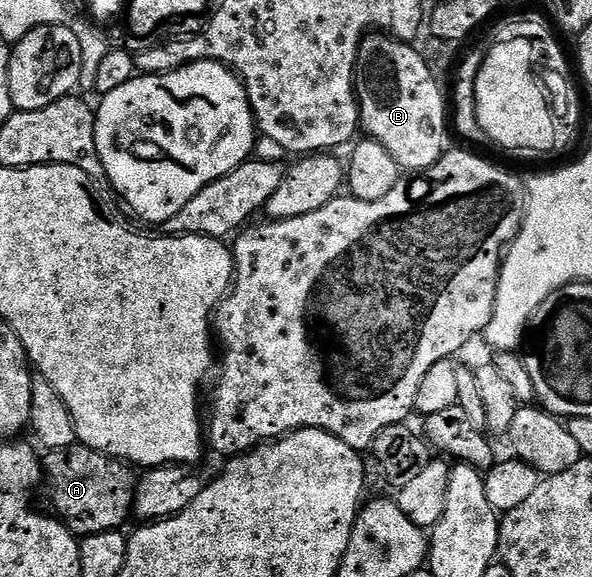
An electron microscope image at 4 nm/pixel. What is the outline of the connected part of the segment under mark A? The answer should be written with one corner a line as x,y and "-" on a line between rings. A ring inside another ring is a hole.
78,443
61,451
49,451
43,459
43,483
51,488
54,514
76,537
104,533
110,529
122,530
127,516
135,508
136,474
132,466
116,457
106,457

